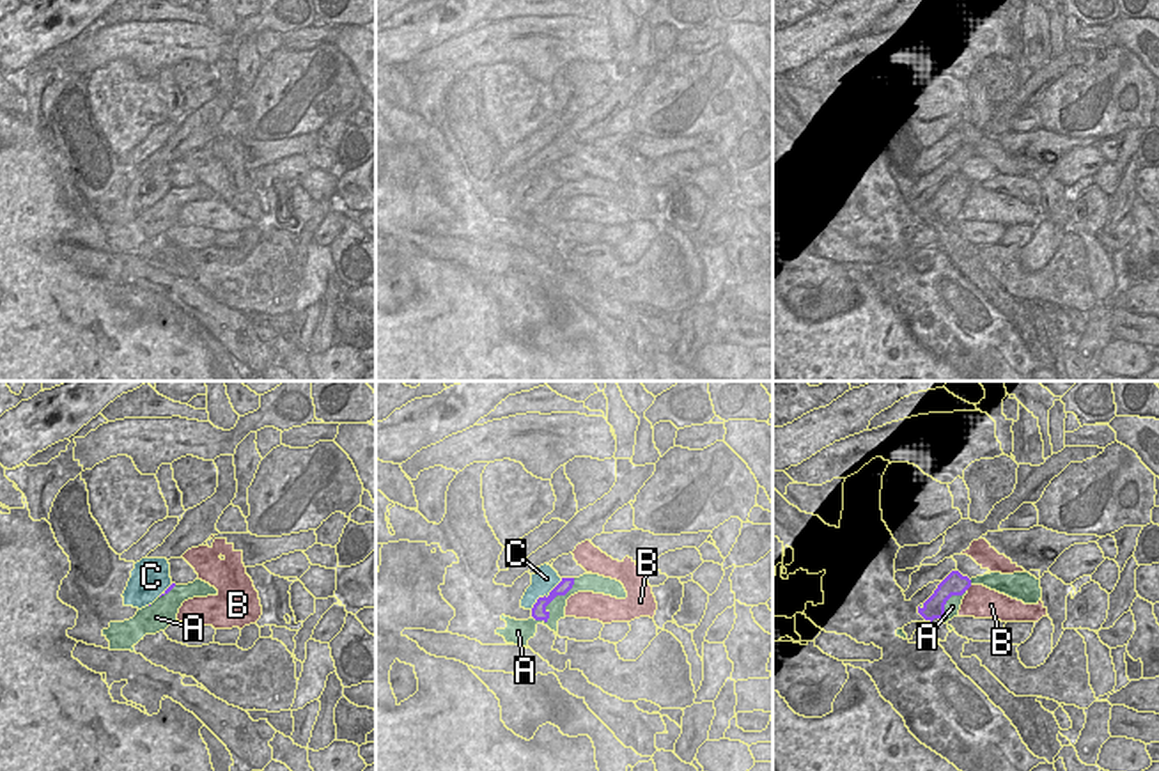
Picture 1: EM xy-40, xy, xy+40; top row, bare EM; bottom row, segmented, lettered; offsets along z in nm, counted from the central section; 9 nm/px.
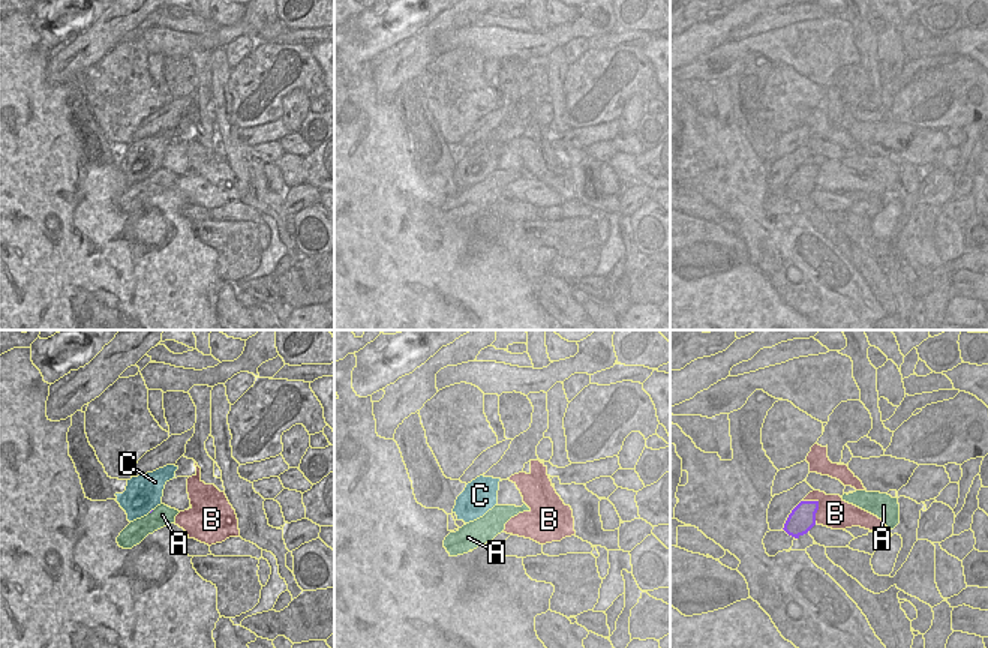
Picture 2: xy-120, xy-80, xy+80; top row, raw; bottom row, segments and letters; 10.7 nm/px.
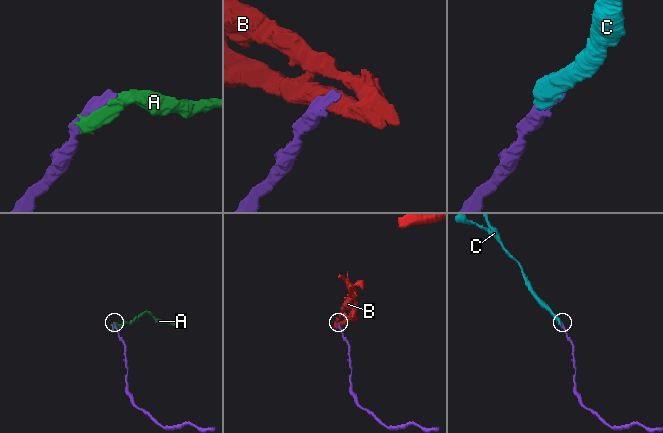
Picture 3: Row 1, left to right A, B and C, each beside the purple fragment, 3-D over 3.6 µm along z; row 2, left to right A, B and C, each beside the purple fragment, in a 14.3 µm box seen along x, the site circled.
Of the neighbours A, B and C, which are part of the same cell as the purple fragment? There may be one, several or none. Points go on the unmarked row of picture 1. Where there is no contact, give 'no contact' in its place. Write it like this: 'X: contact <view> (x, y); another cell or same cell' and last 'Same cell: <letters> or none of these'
A: contact xy (550, 204); another cell
B: contact xy+40 (968, 190); another cell
C: contact xy (544, 199); same cell
Same cell: C

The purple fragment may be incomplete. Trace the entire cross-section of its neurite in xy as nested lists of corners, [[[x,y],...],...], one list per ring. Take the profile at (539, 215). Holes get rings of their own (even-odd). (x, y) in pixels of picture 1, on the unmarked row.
[[[544,167],[532,177],[532,188],[526,191],[521,211],[530,213],[535,223],[548,225],[546,209],[556,200],[565,199],[574,188],[574,181],[560,181],[558,175]]]

